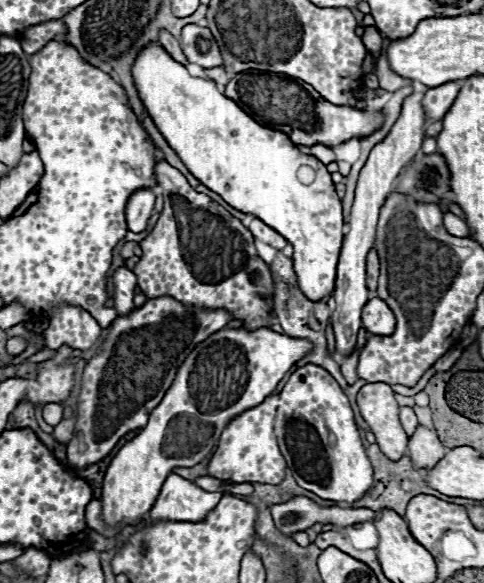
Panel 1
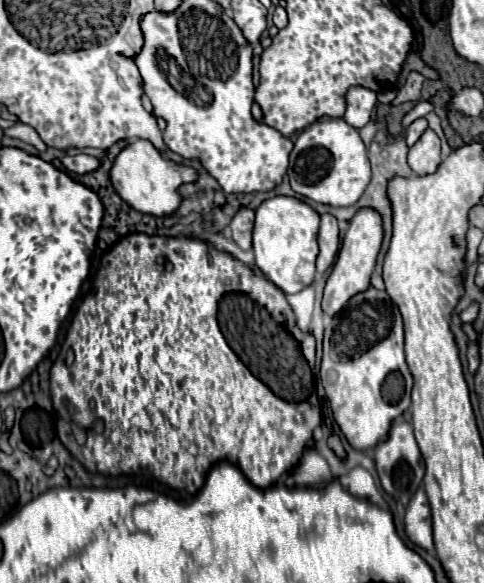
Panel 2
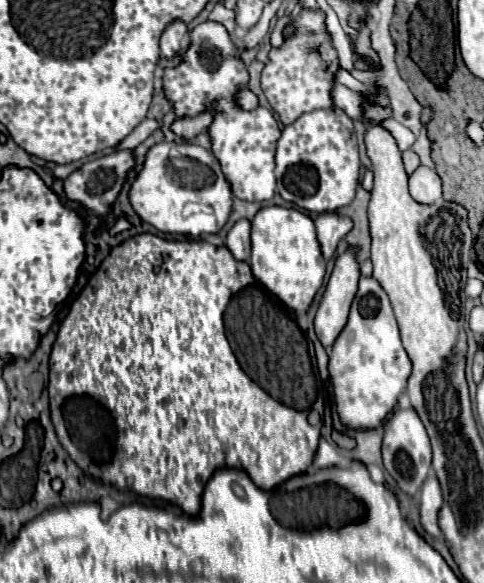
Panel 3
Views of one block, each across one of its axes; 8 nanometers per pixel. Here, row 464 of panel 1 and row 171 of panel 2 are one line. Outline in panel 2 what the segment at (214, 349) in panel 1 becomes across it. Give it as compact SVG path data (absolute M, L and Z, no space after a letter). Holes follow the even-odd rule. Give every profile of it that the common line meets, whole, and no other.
M136 138L114 158L110 168L110 182L118 196L130 204L134 210L154 216L164 216L174 212L180 206L178 186L184 182L196 180L196 172L186 166L178 166L172 160L164 158L148 140Z

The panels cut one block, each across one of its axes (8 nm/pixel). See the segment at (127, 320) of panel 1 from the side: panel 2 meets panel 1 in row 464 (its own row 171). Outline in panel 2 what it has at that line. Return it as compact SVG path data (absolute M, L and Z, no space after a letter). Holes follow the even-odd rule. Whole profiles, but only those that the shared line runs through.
M76 154L76 156L64 156L62 158L62 164L68 172L76 172L76 174L86 174L86 172L92 172L100 166L100 160L94 158L94 156L88 156L88 154Z

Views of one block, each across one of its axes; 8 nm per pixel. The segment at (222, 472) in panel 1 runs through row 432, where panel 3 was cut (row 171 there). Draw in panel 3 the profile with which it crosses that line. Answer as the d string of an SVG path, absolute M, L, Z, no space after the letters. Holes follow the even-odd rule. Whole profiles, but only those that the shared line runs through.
M206 20L190 30L190 46L182 54L182 62L174 68L164 68L162 88L178 118L192 118L206 110L214 114L214 120L208 126L212 154L220 162L232 194L240 200L262 202L270 200L276 190L274 152L280 138L280 126L272 110L256 108L246 112L236 104L236 94L248 86L250 76L244 60L234 52L238 50L230 40L228 30L220 22Z

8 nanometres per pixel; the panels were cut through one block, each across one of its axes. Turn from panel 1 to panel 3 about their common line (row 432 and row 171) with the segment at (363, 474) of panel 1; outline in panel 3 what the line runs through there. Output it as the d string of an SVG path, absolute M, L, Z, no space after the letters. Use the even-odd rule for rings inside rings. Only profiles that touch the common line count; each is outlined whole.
M332 106L302 114L282 130L276 150L278 194L298 208L310 212L334 212L354 200L360 172L354 122L344 110Z

